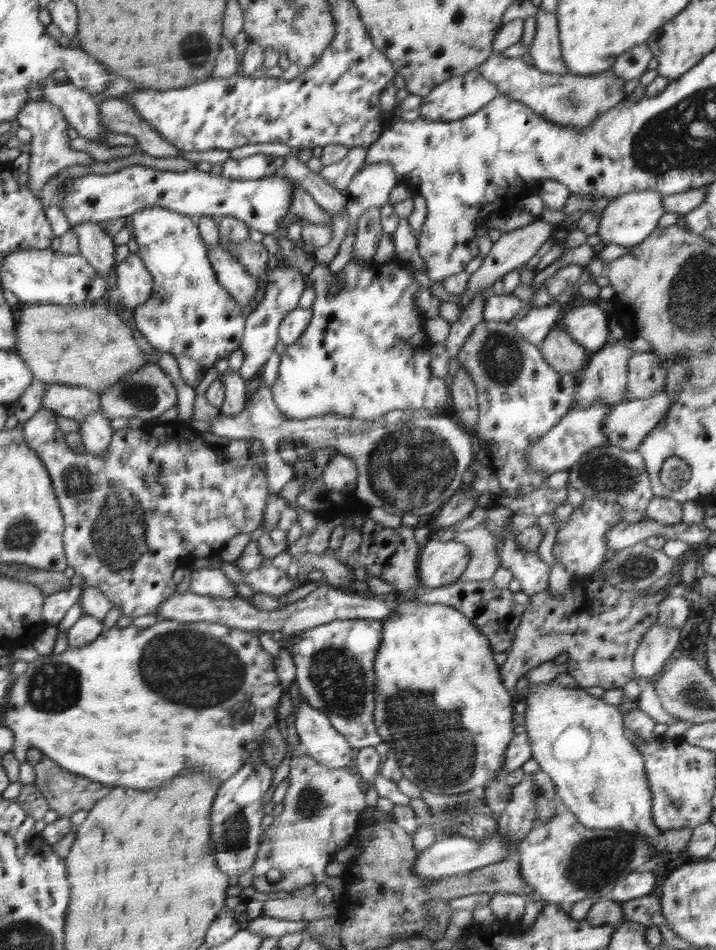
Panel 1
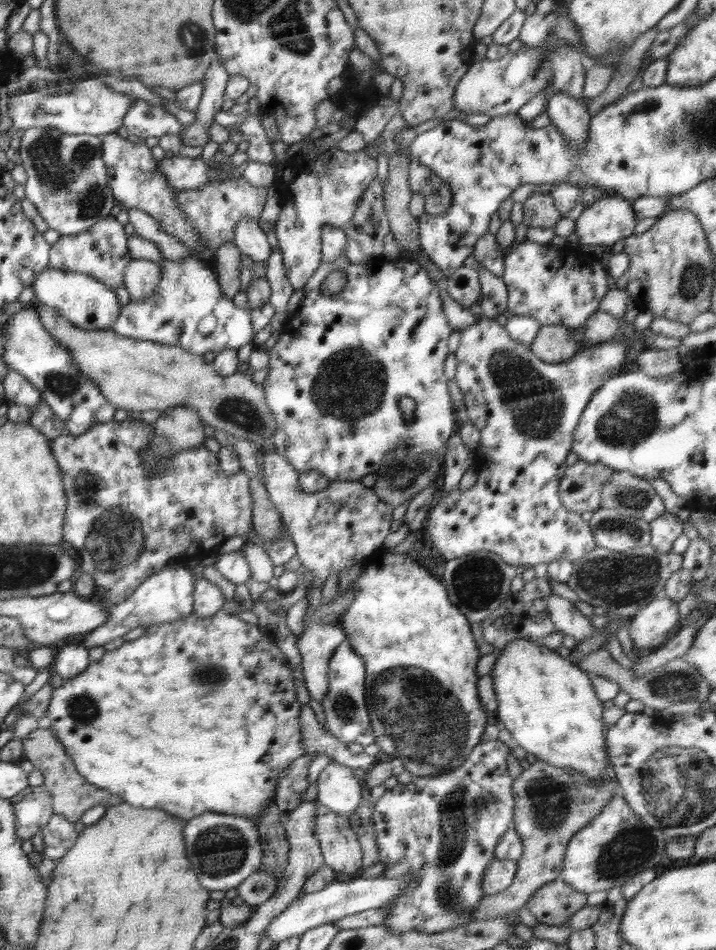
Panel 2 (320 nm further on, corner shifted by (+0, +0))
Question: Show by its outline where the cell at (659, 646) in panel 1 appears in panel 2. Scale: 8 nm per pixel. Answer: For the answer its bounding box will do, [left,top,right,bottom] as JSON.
[629,594,679,652]

